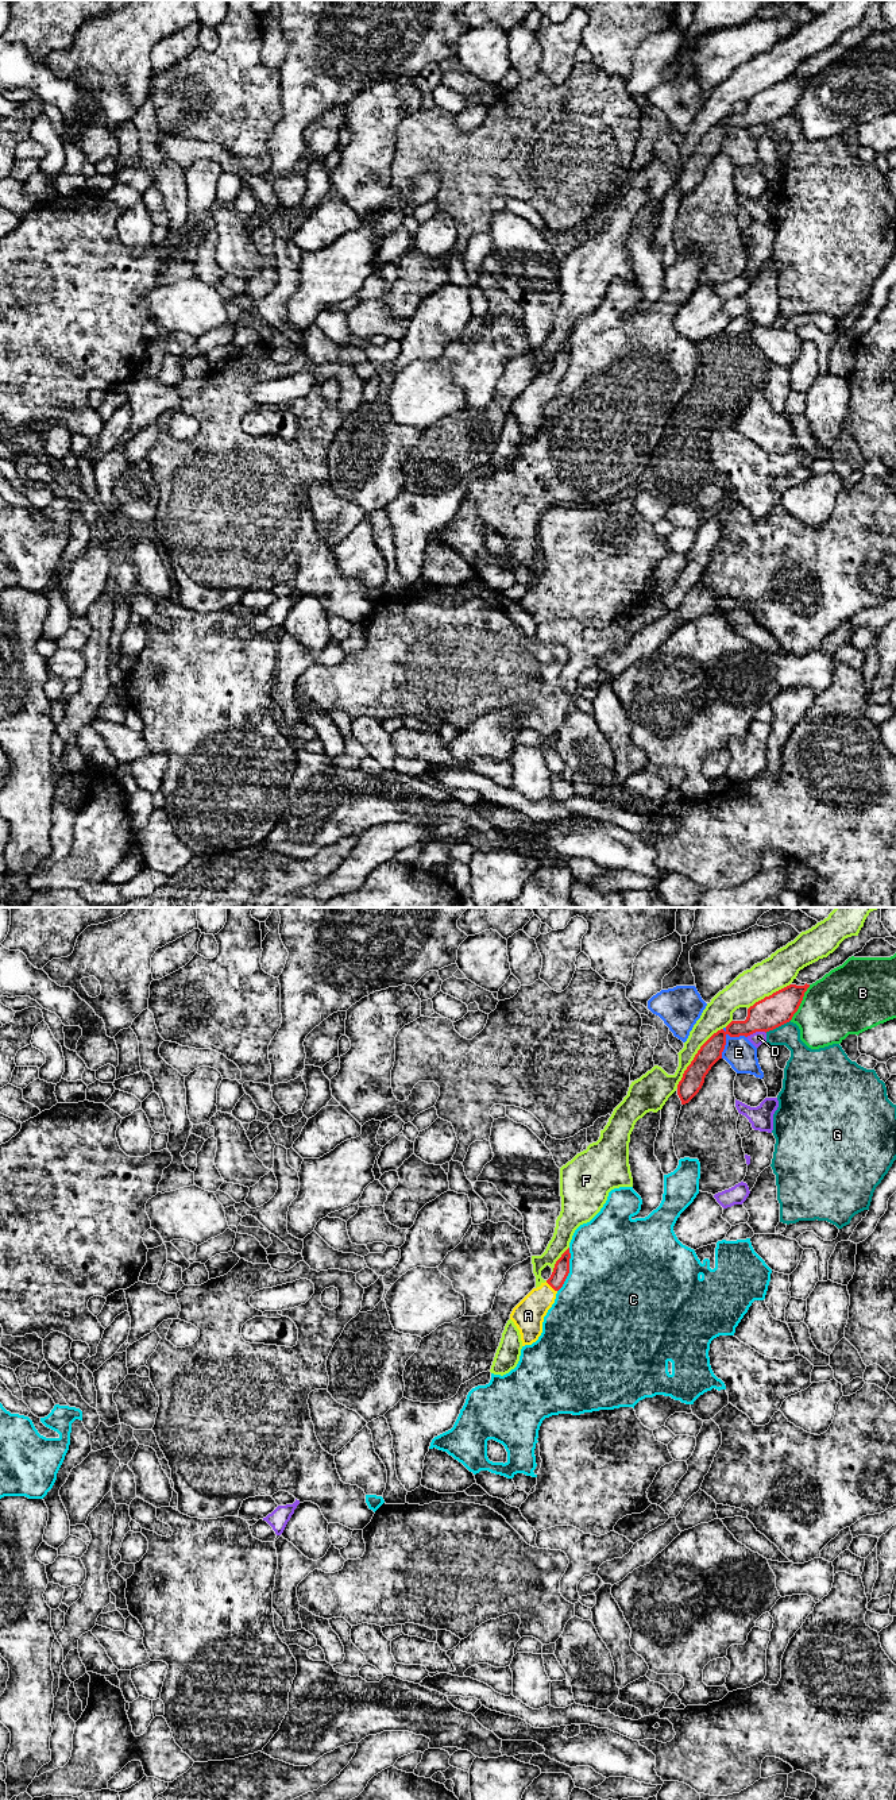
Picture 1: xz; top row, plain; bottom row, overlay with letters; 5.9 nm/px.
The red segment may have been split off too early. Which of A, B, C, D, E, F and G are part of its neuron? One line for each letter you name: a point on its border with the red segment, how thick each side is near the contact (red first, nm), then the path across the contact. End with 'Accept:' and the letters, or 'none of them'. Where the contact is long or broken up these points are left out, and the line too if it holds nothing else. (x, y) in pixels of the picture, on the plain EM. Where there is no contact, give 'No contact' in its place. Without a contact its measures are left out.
A: Touches red at xz (551, 378). Thickness 100 nm (red) against 190 nm. Path across: xz (562, 361), (557, 372), (551, 378), (528, 408)
Accept: A

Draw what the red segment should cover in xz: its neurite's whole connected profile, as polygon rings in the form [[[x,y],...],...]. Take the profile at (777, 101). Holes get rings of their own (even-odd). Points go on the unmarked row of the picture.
[[[807,76],[804,78],[789,77],[750,99],[745,113],[731,113],[725,123],[714,126],[700,139],[677,177],[681,197],[688,196],[699,185],[711,159],[722,151],[727,127],[748,130],[756,124],[766,126],[789,115],[808,80]]]

